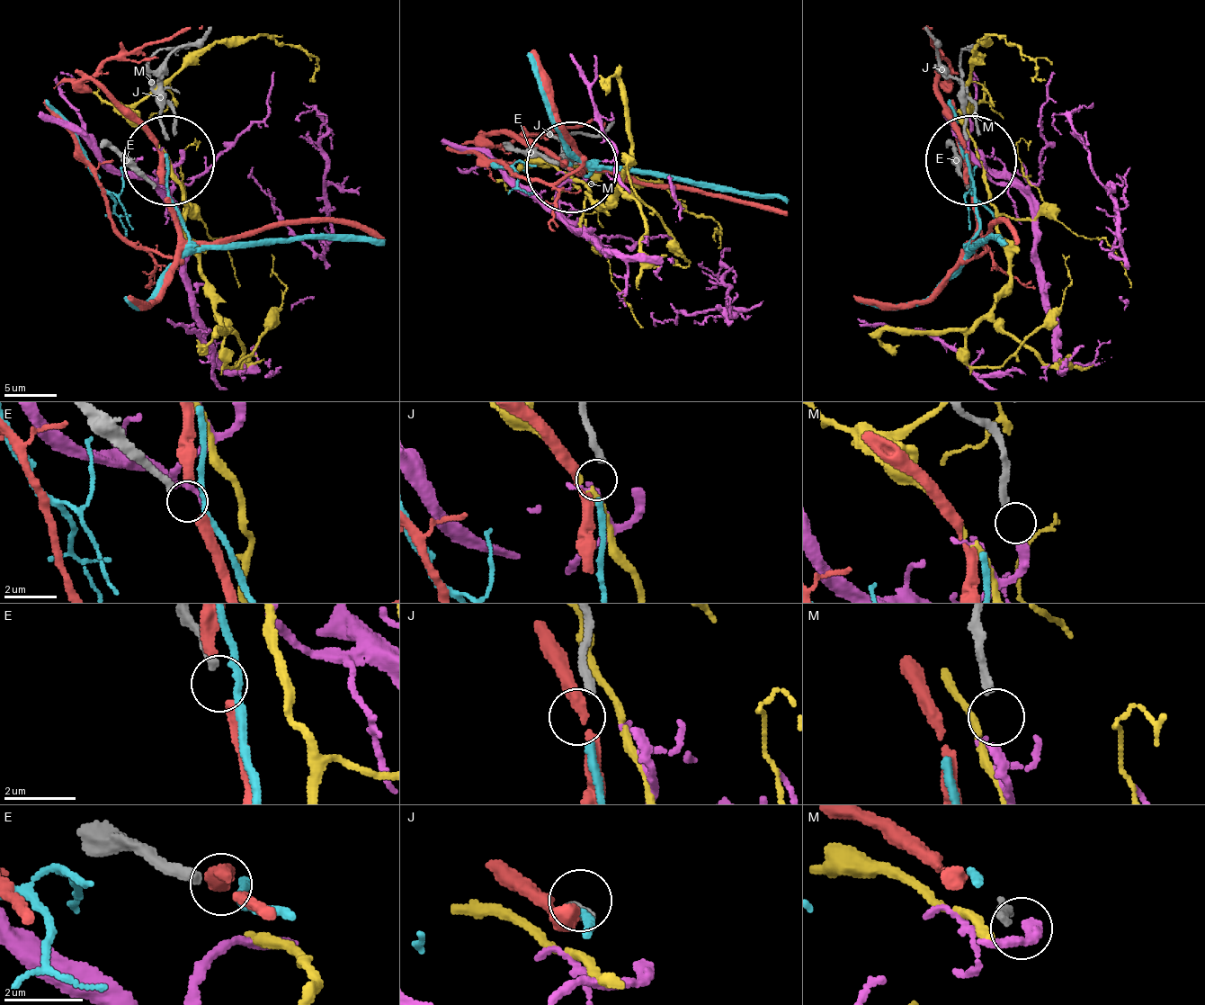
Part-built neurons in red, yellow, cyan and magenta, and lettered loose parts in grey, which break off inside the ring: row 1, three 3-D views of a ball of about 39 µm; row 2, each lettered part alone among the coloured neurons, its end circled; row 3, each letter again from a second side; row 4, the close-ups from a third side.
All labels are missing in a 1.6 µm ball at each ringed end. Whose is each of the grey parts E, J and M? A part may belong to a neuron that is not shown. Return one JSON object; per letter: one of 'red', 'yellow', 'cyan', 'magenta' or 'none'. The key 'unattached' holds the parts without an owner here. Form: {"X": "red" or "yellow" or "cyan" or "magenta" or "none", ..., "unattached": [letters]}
{"E": "none", "J": "cyan", "M": "magenta", "unattached": ["E"]}

